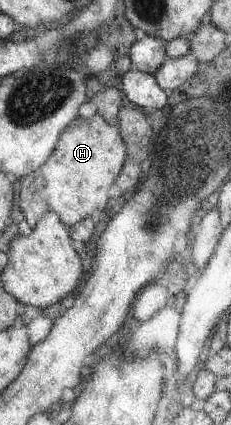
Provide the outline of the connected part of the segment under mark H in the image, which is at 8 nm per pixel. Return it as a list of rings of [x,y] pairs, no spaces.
[[[98,114],[83,118],[76,116],[58,135],[58,139],[46,157],[46,161],[20,178],[18,189],[18,206],[29,227],[34,227],[45,213],[58,215],[60,223],[72,227],[74,223],[88,217],[92,211],[103,211],[108,203],[107,191],[114,183],[126,161],[126,151],[117,126],[107,124]]]

